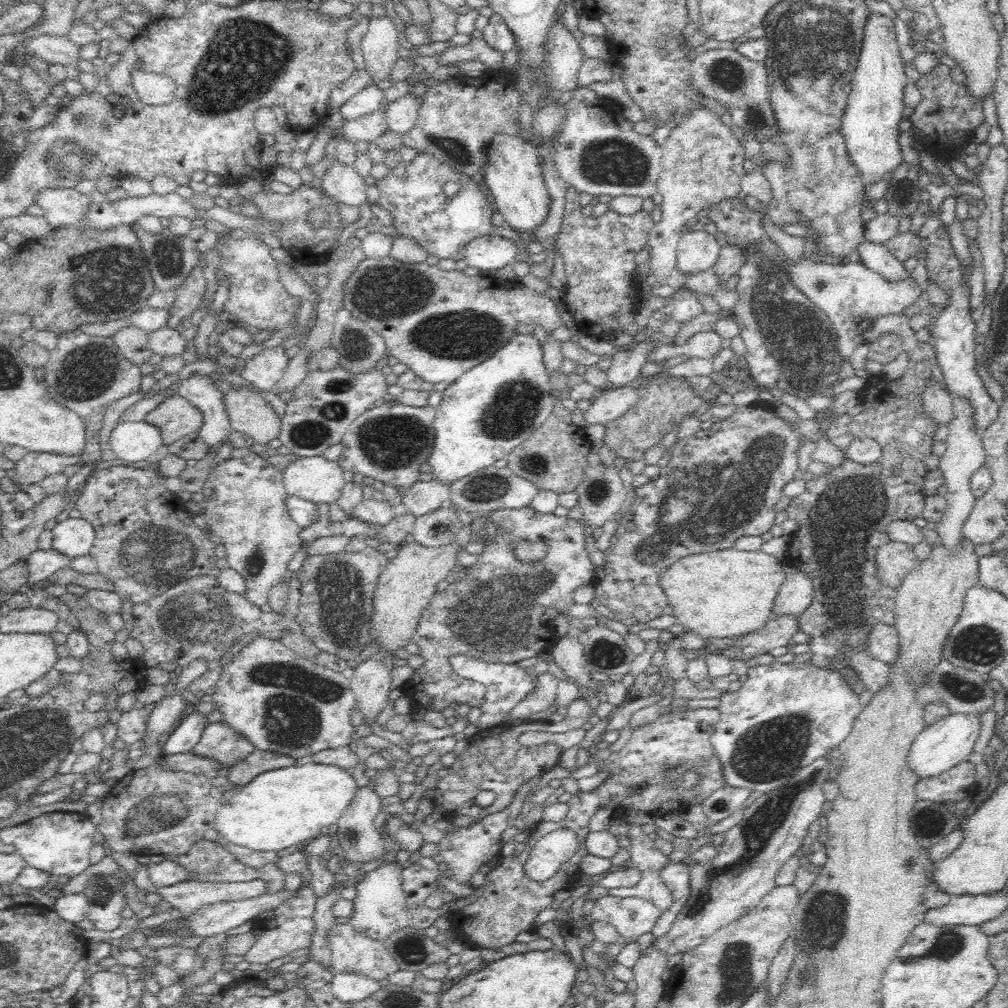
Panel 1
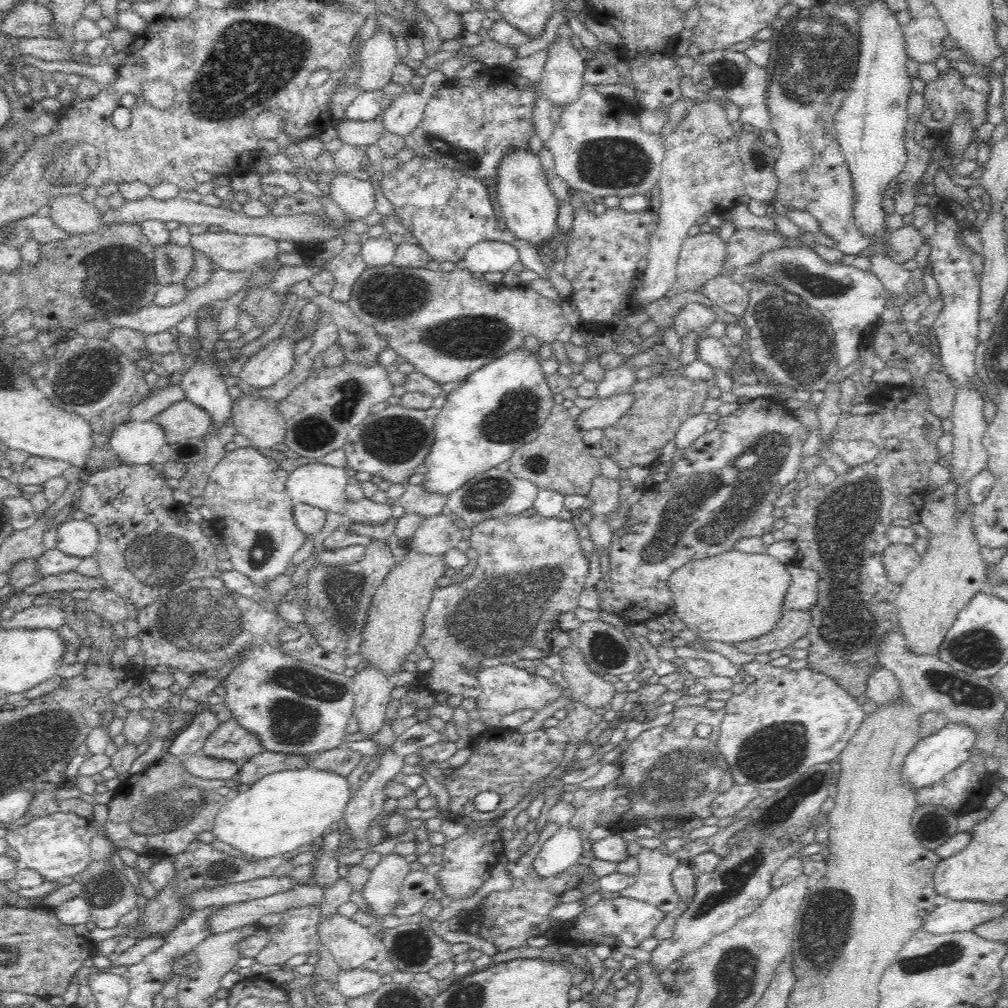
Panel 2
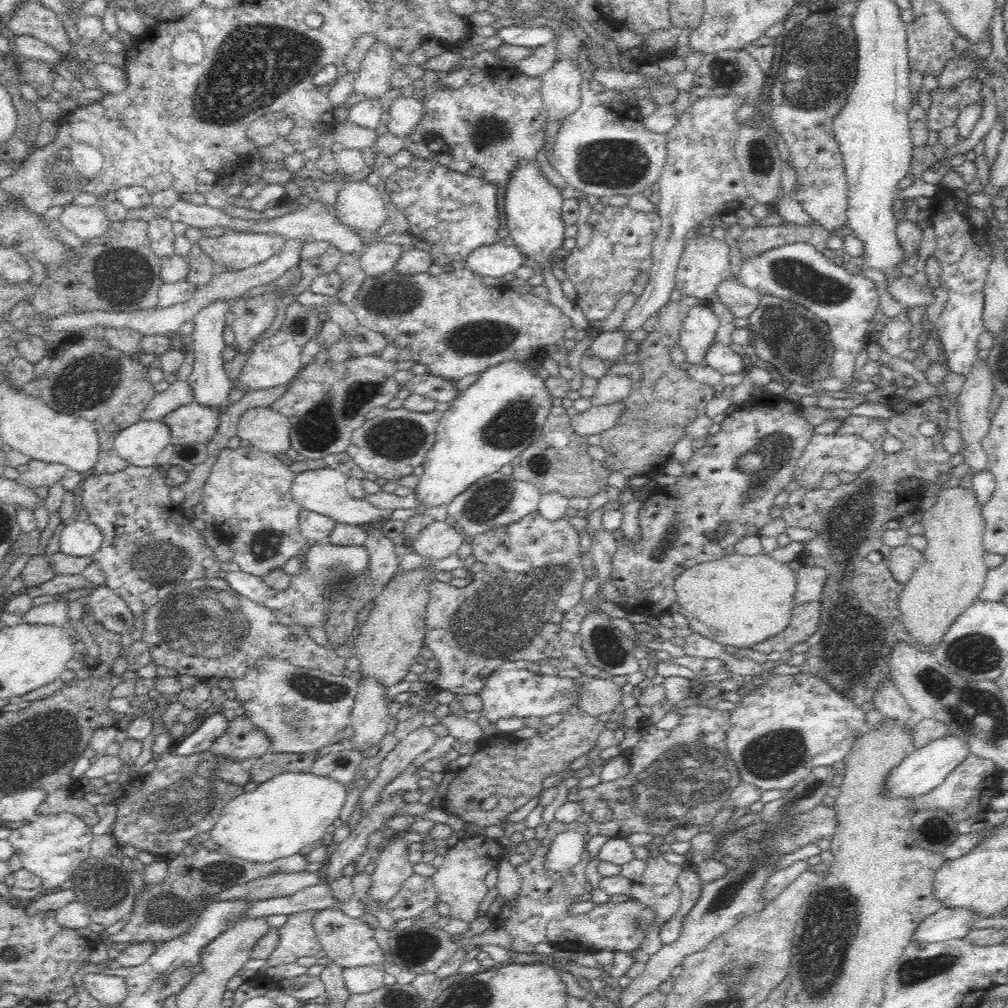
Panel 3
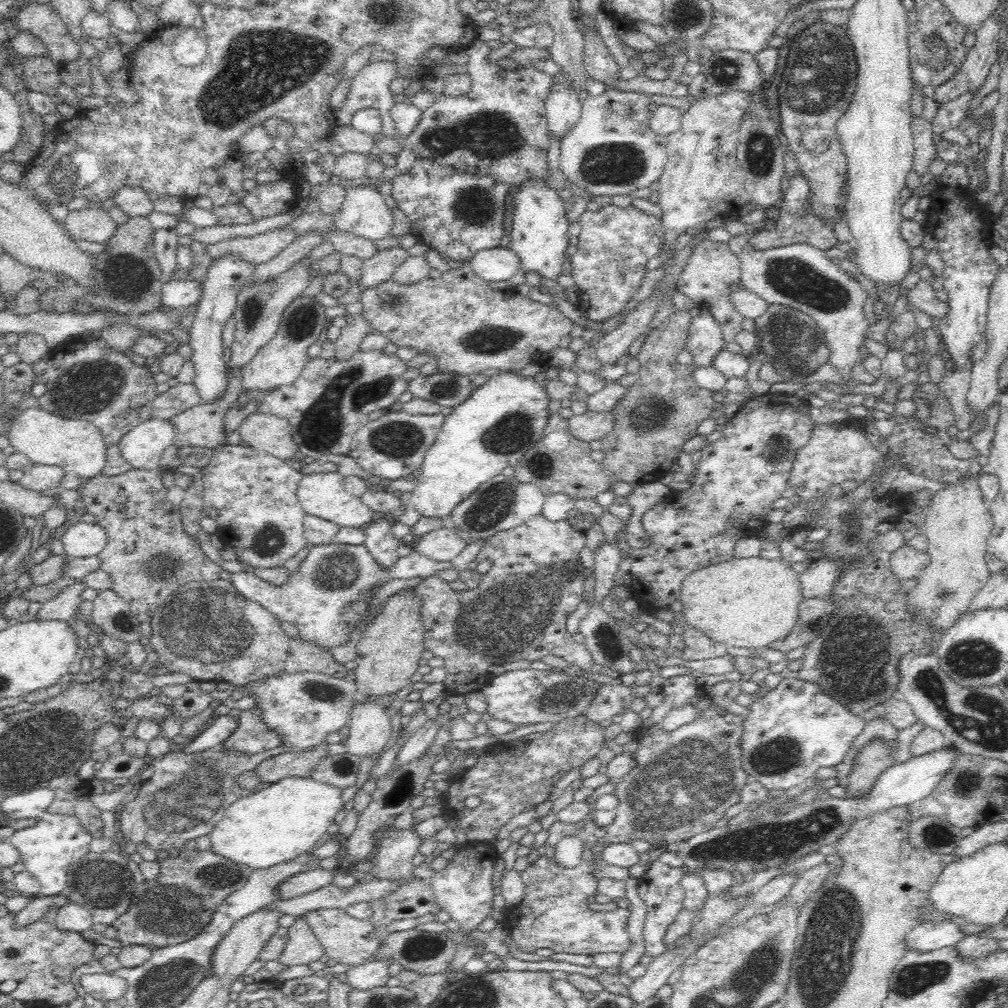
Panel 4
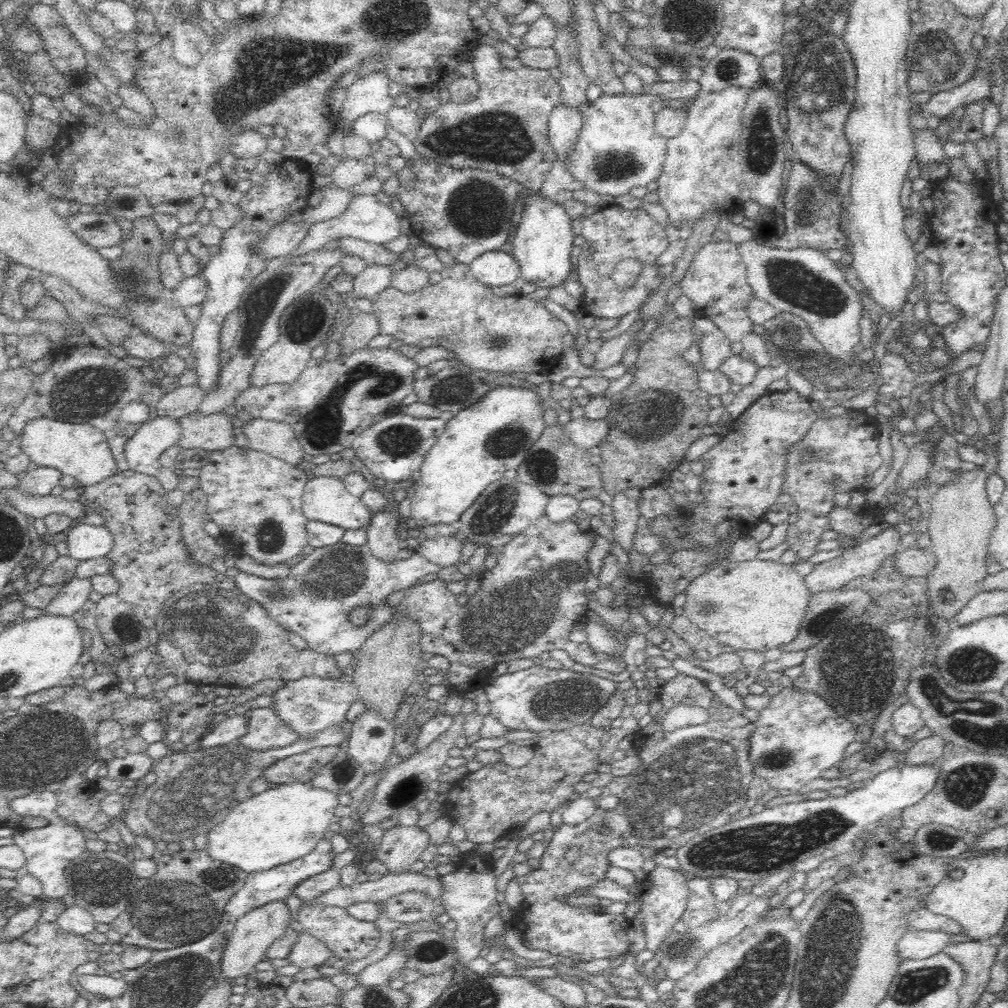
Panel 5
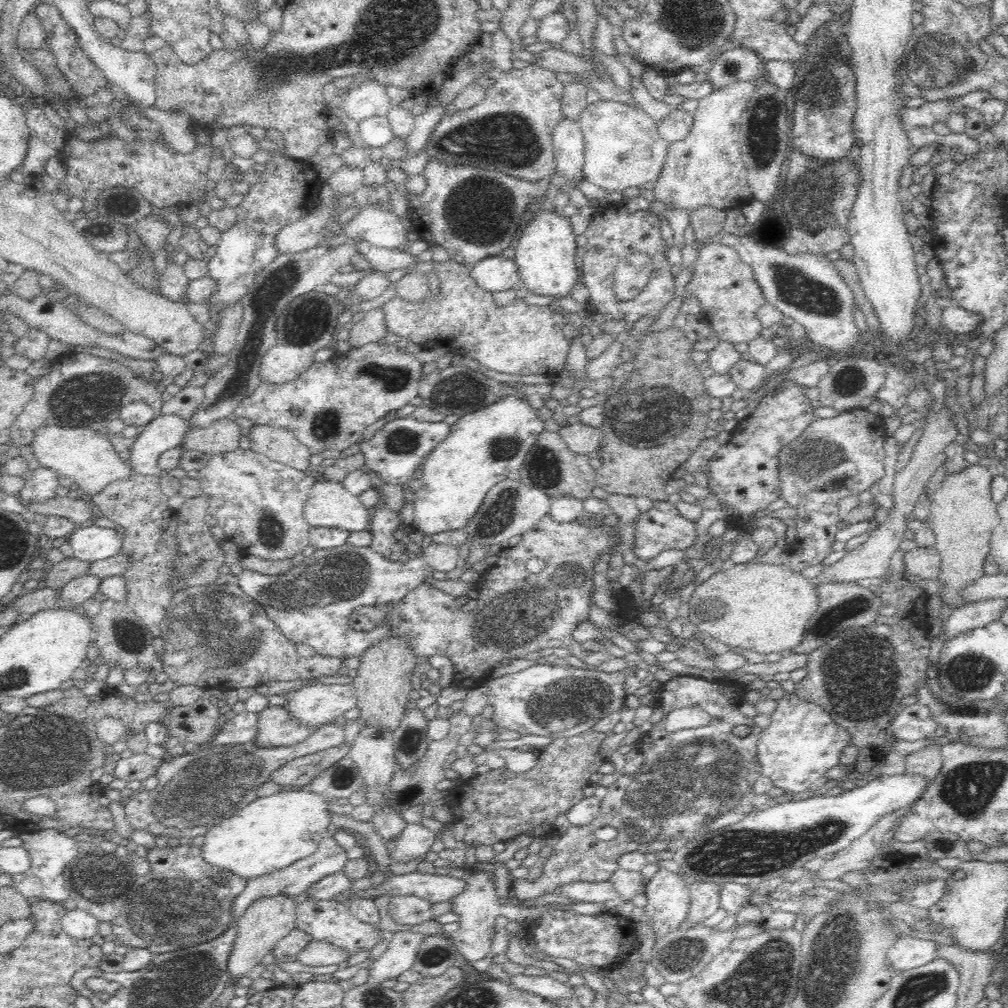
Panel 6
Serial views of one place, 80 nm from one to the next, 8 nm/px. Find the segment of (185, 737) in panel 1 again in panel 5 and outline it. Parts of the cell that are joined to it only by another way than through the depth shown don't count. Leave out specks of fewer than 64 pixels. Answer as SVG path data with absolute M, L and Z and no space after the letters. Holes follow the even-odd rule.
M230 714L227 720L218 724L210 734L200 738L195 748L212 748L238 741L248 734L248 714Z

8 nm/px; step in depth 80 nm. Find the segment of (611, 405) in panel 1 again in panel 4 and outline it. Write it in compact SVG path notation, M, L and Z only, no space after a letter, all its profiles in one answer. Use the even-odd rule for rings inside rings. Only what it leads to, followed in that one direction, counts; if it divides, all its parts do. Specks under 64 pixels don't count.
M586 411L581 415L573 415L567 420L568 431L574 438L587 445L594 440L602 440L609 432L612 432L614 415L612 411L607 413L594 413Z

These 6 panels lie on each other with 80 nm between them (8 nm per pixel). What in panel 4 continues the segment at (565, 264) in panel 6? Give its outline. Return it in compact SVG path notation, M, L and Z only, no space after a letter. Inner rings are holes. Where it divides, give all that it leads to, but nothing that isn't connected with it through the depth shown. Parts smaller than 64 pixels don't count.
M544 181L528 182L521 186L516 194L516 210L510 234L510 249L518 256L521 272L530 274L535 272L540 278L557 280L564 274L566 251L570 246L570 222L565 216L563 201L557 192L553 192Z

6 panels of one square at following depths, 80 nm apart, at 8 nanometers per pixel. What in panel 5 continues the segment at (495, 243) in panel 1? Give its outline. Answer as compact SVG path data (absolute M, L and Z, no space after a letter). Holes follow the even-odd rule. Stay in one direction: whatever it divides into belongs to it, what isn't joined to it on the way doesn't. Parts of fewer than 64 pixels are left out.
M486 252L469 266L478 282L488 286L508 286L519 278L516 259L506 252Z

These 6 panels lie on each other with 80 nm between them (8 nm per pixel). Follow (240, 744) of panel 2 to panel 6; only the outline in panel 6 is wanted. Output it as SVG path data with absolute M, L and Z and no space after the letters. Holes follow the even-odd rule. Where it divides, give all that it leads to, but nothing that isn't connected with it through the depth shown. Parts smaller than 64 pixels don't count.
M271 706L258 716L258 732L255 744L260 746L292 746L298 744L320 730L320 727L308 727L288 709Z

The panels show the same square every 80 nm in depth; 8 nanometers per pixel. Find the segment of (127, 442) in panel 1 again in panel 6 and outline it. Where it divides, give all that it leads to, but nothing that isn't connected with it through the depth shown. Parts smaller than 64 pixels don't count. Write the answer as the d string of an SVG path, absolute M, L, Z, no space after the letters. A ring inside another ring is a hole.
M161 414L155 417L150 424L141 428L139 435L134 439L132 454L130 454L130 466L133 472L144 476L159 476L161 470L158 468L160 455L168 450L177 448L187 432L187 419L177 414Z

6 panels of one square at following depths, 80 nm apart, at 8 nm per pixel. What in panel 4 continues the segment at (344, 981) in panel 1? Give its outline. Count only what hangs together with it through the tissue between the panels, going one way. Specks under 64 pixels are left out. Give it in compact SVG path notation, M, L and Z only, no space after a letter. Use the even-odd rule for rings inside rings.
M372 960L363 965L354 966L346 973L347 982L352 989L362 990L386 985L389 979L388 968L391 963L394 963L394 960Z

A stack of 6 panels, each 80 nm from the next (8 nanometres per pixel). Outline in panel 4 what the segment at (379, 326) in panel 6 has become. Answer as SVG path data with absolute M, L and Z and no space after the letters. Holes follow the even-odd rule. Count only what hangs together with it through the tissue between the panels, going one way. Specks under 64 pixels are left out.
M354 315L350 323L341 327L341 335L334 341L336 359L350 358L361 350L362 341L374 333L372 325L359 315Z

